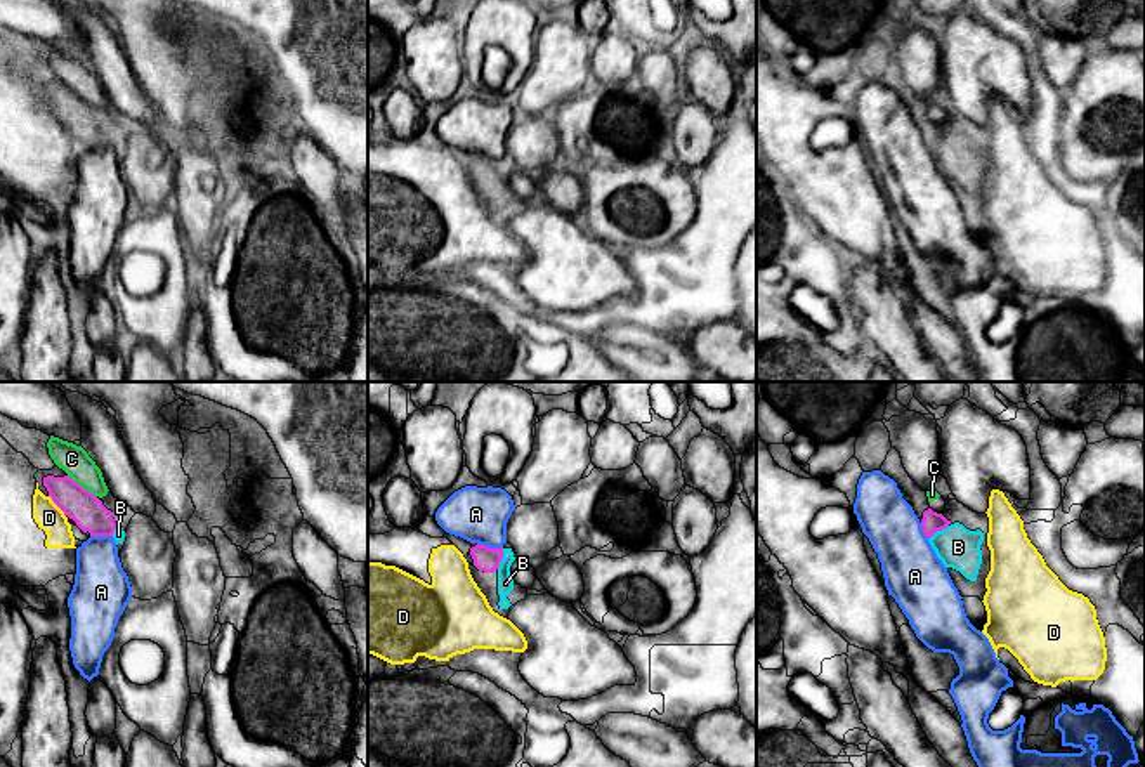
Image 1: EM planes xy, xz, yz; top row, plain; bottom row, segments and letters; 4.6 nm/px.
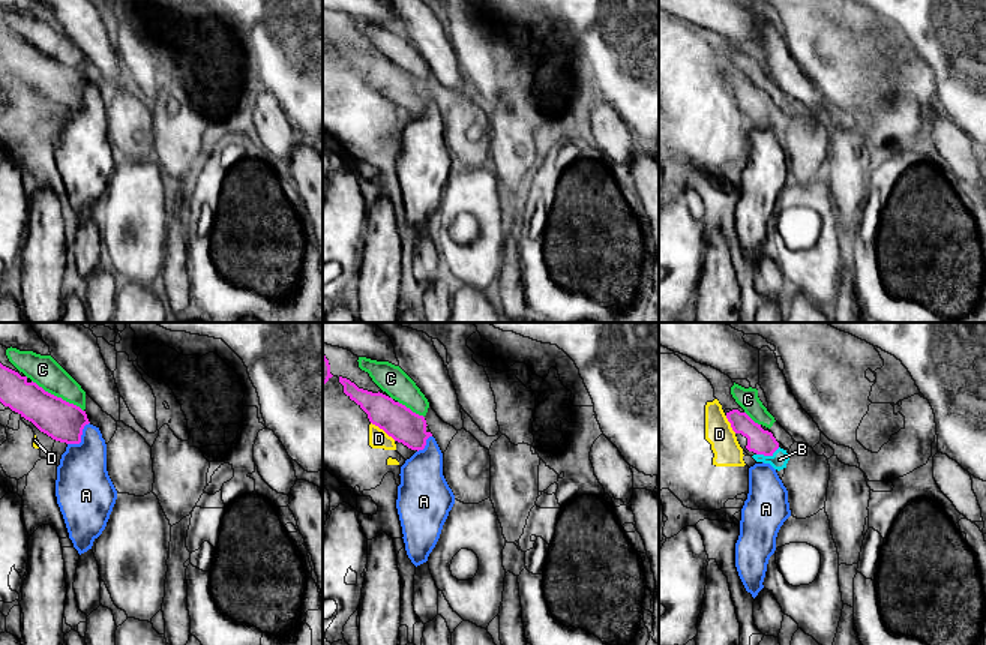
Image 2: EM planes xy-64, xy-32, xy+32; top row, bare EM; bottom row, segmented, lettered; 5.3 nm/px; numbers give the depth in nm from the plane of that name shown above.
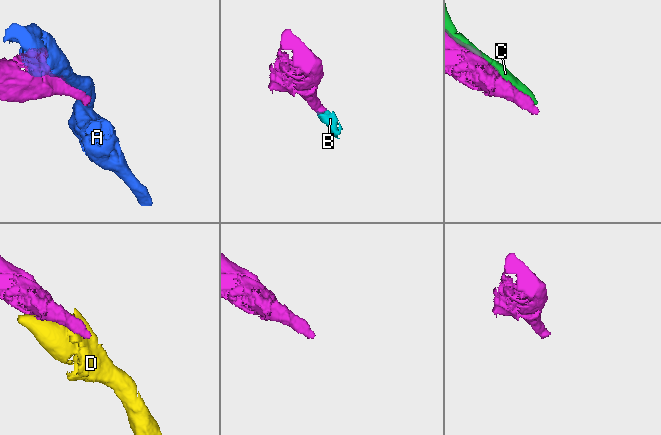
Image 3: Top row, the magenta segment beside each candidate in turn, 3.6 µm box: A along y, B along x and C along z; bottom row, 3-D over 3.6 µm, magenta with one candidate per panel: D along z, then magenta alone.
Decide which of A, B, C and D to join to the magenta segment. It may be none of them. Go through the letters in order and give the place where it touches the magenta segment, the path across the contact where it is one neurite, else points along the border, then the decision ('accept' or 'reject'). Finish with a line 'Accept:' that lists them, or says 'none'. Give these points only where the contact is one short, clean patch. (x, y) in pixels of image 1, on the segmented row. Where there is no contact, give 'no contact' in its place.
A: xz (488, 547) | reject
B: yz (937, 530) | across yz (932, 521), (937, 530), (958, 547) | accept
C: xy (80, 486) | reject
D: xy (56, 504) | along xy (49, 495), (65, 516) | reject
Accept: B

